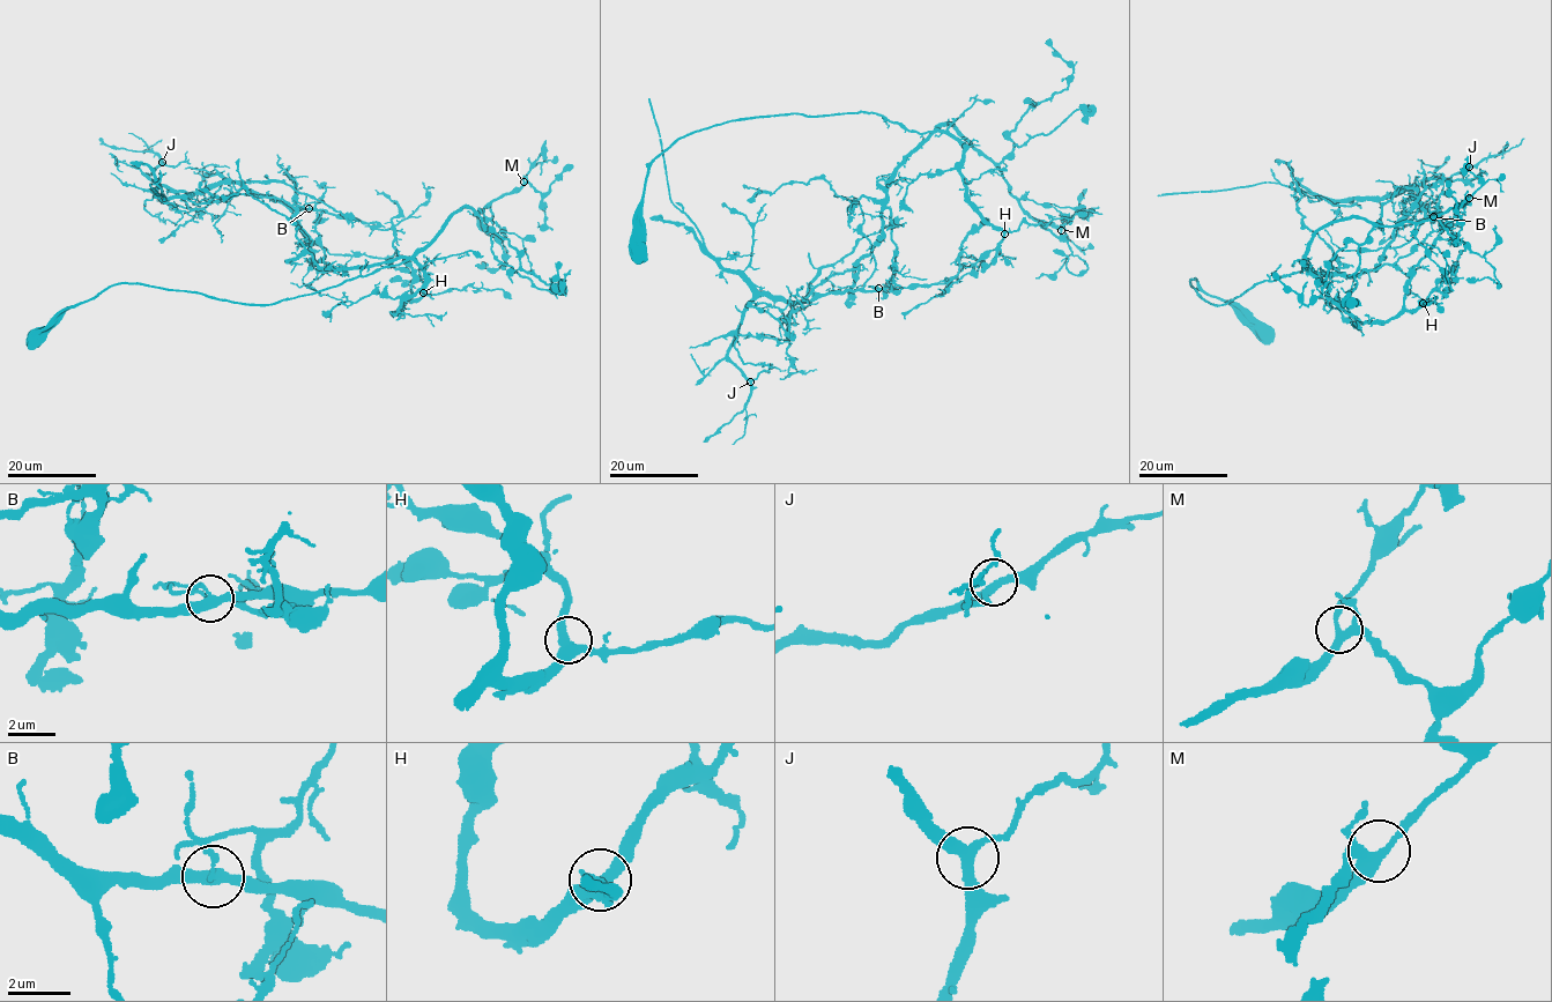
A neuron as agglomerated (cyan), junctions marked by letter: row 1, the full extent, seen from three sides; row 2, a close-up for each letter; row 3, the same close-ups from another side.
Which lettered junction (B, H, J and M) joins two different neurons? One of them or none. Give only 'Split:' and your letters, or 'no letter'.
Split: B

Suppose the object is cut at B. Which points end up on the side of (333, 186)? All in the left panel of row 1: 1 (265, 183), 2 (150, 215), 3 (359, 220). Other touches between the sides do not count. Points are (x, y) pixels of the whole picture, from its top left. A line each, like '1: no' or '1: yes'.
1: no
2: no
3: no

